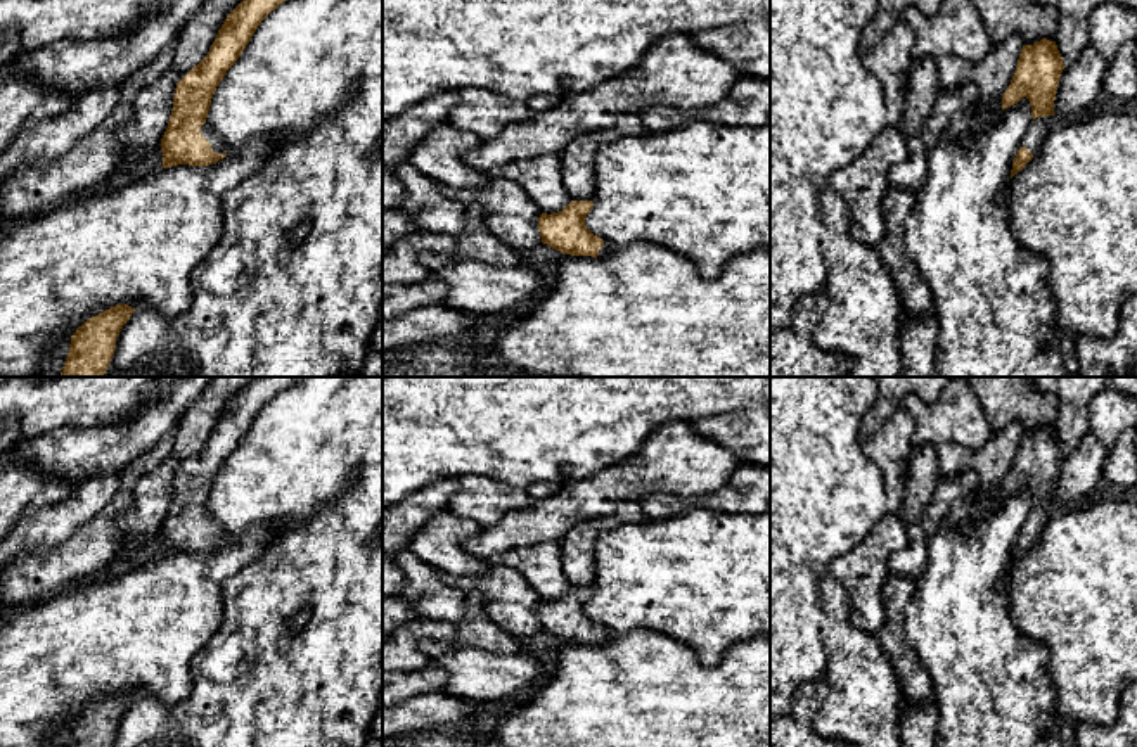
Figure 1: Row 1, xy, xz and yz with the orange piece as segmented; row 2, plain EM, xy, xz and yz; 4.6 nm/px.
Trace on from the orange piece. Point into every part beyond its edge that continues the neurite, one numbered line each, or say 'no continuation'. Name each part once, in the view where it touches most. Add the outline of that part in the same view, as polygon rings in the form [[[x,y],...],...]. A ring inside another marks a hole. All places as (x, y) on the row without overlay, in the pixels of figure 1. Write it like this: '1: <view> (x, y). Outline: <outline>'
1: xy (218, 533). Outline: [[[204,510],[204,512],[201,514],[201,520],[202,520],[202,524],[211,531],[211,536],[213,536],[216,541],[227,540],[225,529],[208,514],[208,510]]]

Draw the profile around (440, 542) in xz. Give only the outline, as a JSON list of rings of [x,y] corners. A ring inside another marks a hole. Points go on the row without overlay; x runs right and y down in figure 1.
[[[443,510],[433,515],[410,540],[408,550],[440,572],[476,576],[490,560],[478,559],[464,550],[464,543],[479,534],[481,526]]]

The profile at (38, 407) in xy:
[[[9,377],[0,382],[0,420],[14,418],[22,439],[59,427],[125,425],[161,396],[161,377]]]

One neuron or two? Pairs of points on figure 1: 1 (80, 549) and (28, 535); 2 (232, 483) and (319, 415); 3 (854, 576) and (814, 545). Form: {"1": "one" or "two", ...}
{"1": "two", "2": "one", "3": "two"}

